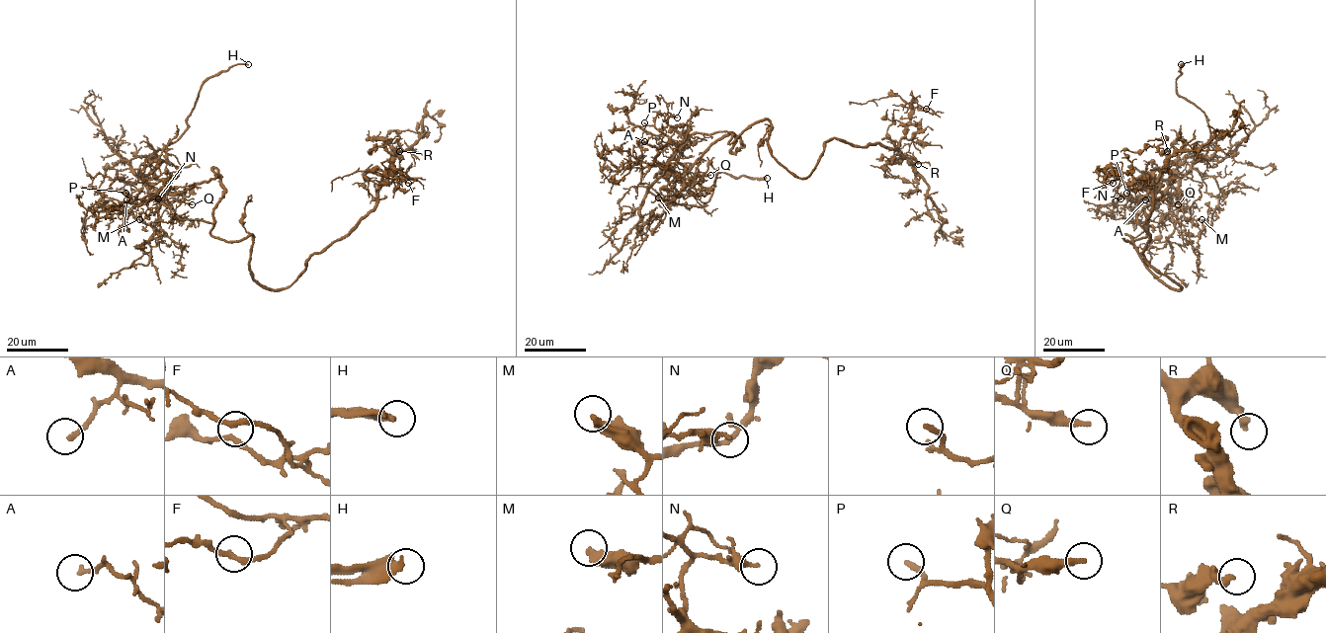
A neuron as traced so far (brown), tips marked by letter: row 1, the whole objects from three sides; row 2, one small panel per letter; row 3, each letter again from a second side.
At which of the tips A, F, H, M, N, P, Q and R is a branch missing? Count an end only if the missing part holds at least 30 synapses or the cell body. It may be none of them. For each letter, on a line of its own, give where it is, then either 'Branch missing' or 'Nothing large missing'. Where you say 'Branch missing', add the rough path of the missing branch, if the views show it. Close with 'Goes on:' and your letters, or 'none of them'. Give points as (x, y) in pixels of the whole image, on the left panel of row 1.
A: Place: (126, 199). Nothing large missing
F: Place: (408, 183). Nothing large missing
H: Place: (248, 64). Branch missing
M: Place: (139, 219). Branch missing. Course of what is missing: (139, 219), (114, 221), (100, 212)
N: Place: (158, 198). Nothing large missing
P: Place: (125, 193). Branch missing. Course of what is missing: (125, 193), (113, 191), (111, 187), (137, 176)
Q: Place: (192, 204). Branch missing. Course of what is missing: (192, 204), (206, 209), (201, 213)
R: Place: (399, 151). Nothing large missing
Goes on: H, M, P, Q

